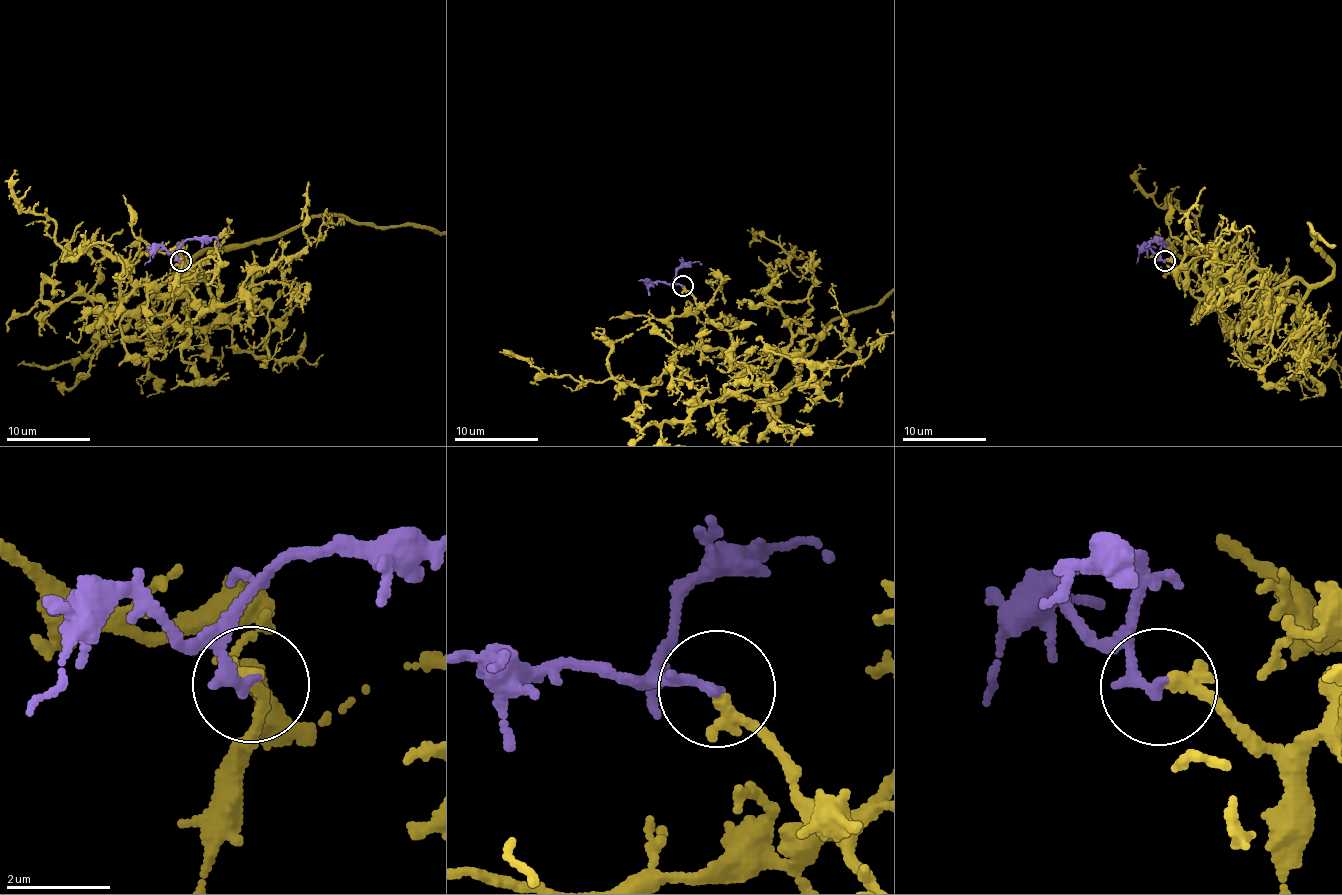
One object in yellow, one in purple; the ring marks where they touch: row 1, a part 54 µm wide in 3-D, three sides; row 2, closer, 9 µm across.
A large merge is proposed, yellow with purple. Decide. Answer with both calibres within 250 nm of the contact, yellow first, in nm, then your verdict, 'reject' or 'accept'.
calibres 280 and 240 nm; accept

